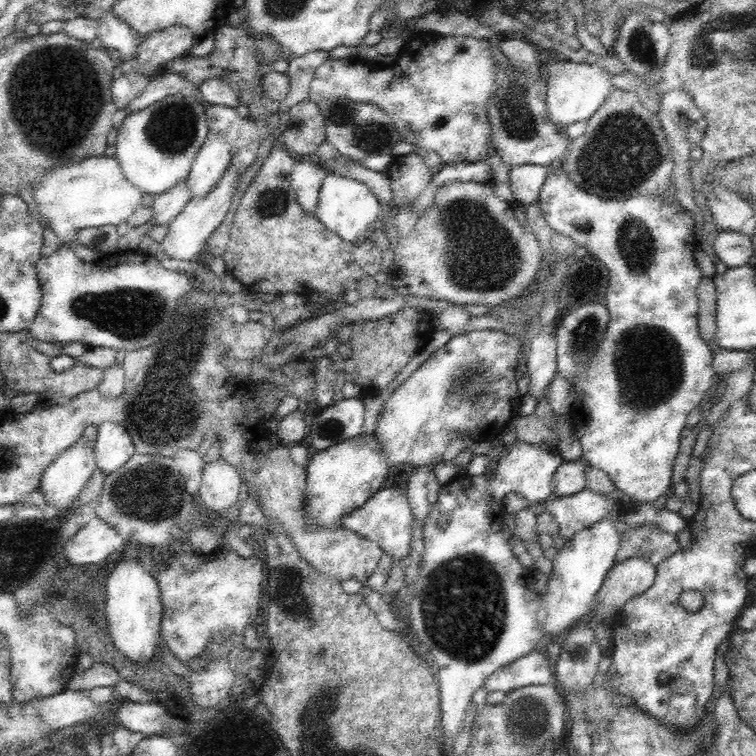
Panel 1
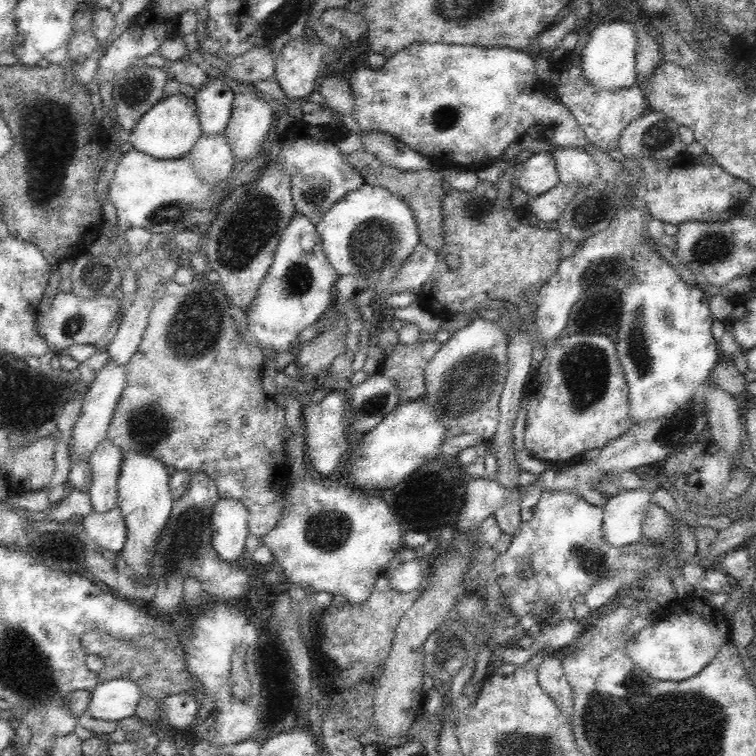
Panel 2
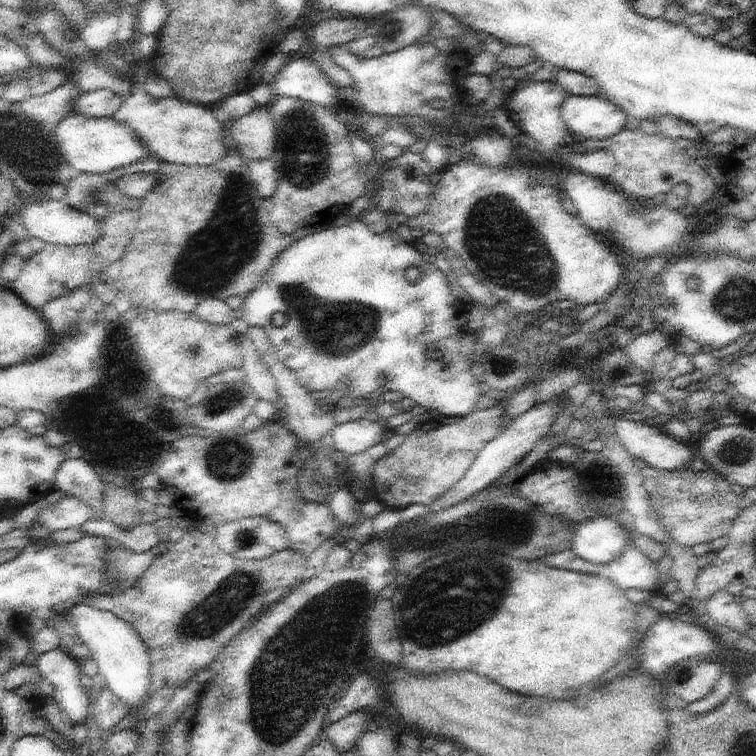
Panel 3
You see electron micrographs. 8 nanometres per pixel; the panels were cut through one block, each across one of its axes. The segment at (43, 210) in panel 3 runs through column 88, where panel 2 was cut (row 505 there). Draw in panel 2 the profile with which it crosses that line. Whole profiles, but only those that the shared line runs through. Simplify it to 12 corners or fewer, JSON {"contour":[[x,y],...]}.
{"contour":[[219,498],[211,515],[213,549],[241,560],[249,534],[248,510]]}

